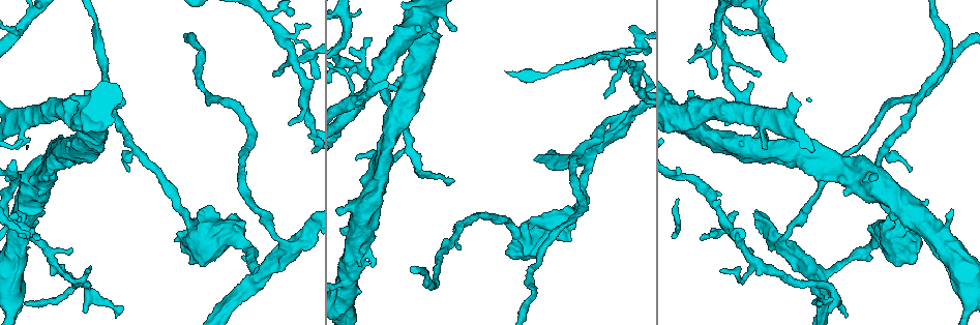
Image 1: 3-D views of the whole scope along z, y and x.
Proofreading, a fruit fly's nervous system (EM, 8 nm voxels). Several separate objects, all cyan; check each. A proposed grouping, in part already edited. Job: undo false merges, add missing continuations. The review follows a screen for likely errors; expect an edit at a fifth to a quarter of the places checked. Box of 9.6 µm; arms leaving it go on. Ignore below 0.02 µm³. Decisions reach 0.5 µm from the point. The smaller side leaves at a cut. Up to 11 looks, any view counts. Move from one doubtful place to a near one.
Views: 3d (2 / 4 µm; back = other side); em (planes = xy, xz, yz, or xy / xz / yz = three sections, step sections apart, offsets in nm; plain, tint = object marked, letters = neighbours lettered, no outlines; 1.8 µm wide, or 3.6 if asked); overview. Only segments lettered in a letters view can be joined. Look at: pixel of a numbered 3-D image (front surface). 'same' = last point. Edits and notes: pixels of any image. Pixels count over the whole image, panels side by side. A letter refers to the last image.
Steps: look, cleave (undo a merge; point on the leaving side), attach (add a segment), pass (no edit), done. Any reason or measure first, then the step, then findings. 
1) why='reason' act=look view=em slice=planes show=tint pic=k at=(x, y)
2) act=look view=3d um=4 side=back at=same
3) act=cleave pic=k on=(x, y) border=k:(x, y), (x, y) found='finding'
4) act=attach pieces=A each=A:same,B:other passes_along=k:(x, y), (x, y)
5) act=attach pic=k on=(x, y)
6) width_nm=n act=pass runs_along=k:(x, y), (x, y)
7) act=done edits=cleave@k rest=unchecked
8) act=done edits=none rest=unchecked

why='abrupt turn' act=look view=em slice=xy step=4 show=tint pic=1 at=(820, 276)

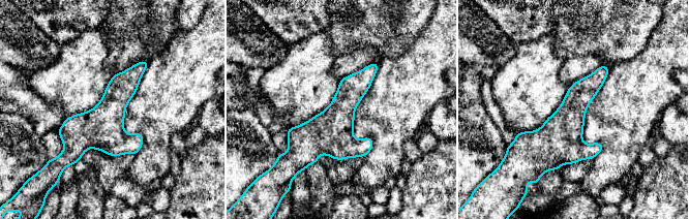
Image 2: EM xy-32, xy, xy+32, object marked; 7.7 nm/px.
why='another direction' act=look view=em slice=planes show=letters at=same

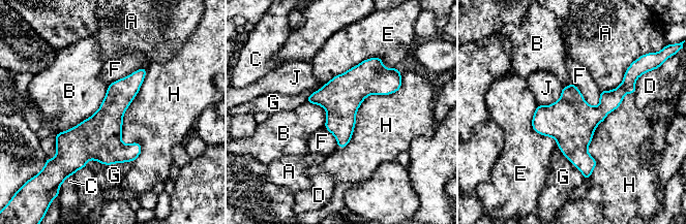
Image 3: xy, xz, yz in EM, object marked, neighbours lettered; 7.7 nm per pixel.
act=pass each=A:other,B:other,C:other,D:other,E:other,F:other,G:other,H:other,J:other border=3:(109, 85), (89, 117), (56, 133) found='all the same neuron'

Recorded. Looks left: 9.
why='thick end' act=look view=em um=3.6 slice=planes show=letters pic=1 at=(211, 207)

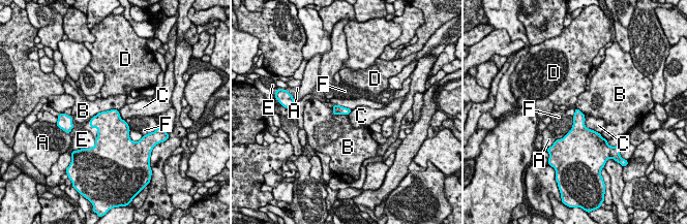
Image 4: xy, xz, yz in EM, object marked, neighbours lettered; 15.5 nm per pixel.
act=pass each=A:other,B:other,C:other,D:other,E:other,F:other border=4:(118, 109), (98, 112), (90, 120) found='no lettered segment goes on from it'

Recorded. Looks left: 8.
why='tapers out' act=look view=3d um=2 pic=1 at=(912, 169)

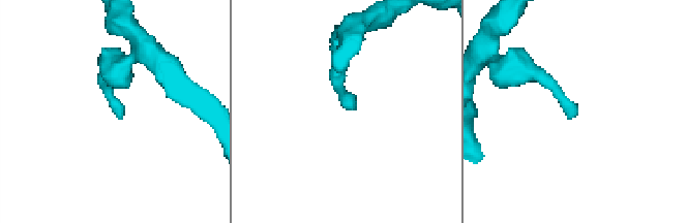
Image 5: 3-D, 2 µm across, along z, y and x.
why='now the EM' act=look view=em slice=xz step=8 show=plain pic=5 at=(122, 116)

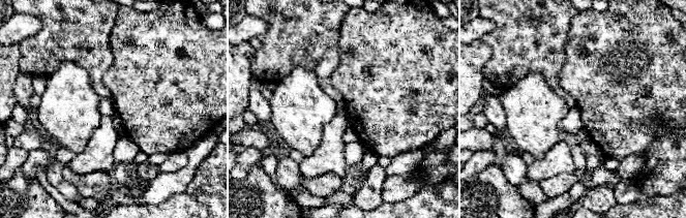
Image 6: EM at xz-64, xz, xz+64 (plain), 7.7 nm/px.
act=look view=em slice=xz step=8 show=letters at=same

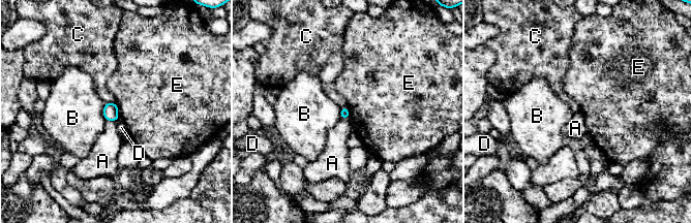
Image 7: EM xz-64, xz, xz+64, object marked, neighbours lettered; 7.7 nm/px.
longest_contact=B:140nm act=pass each=A:other,B:other,C:other,D:other,E:other border=7:(115, 102), (119, 117) found='none of them fits'

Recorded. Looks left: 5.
why='tapers out' act=look view=em um=3.6 slice=yz step=16 show=letters pic=1 at=(819, 300)

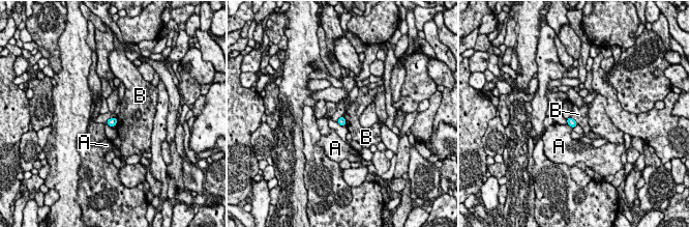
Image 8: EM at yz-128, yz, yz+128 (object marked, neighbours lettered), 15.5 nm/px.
act=look view=em um=3.6 slice=planes show=letters at=same

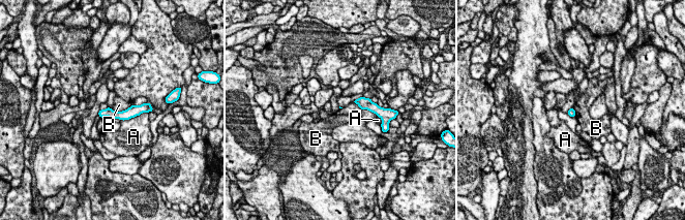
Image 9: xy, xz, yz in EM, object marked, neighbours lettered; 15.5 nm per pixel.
act=pass each=A:other,B:other runs_along=9:(139, 108), (126, 115), (101, 114) found='none of them fits'

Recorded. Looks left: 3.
act=done edits=none rest=unchecked

